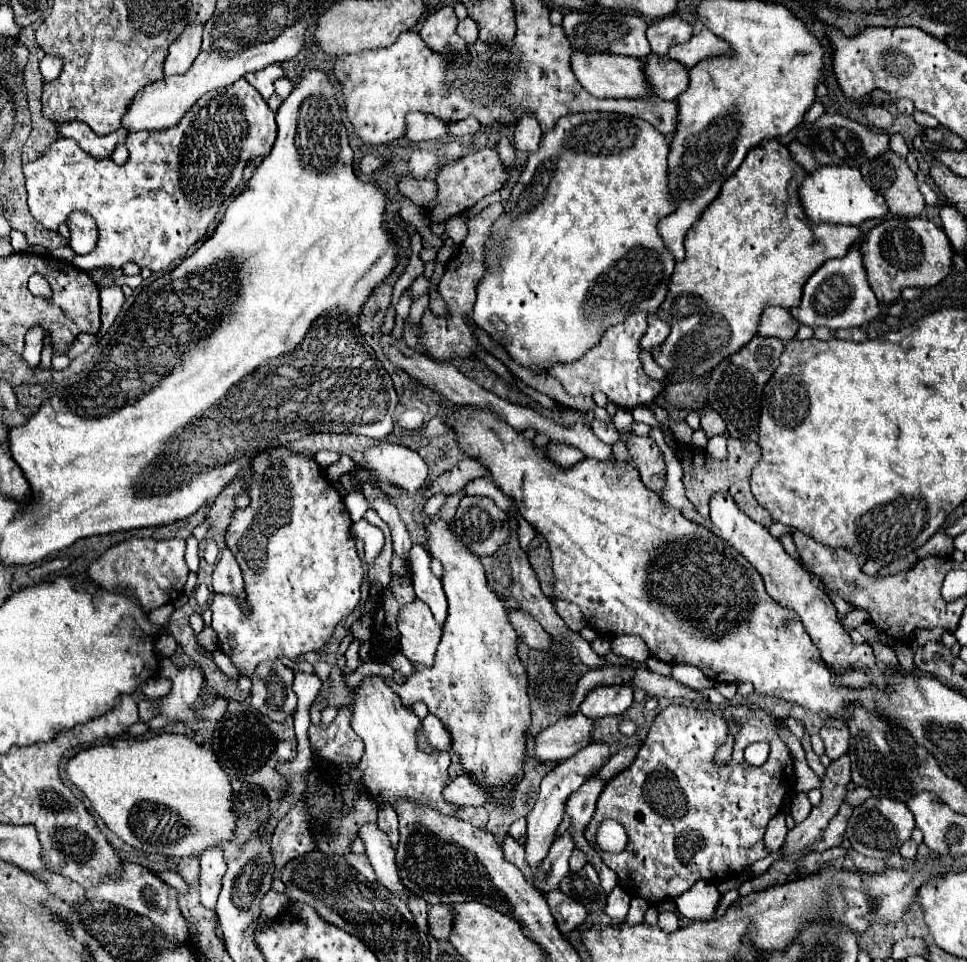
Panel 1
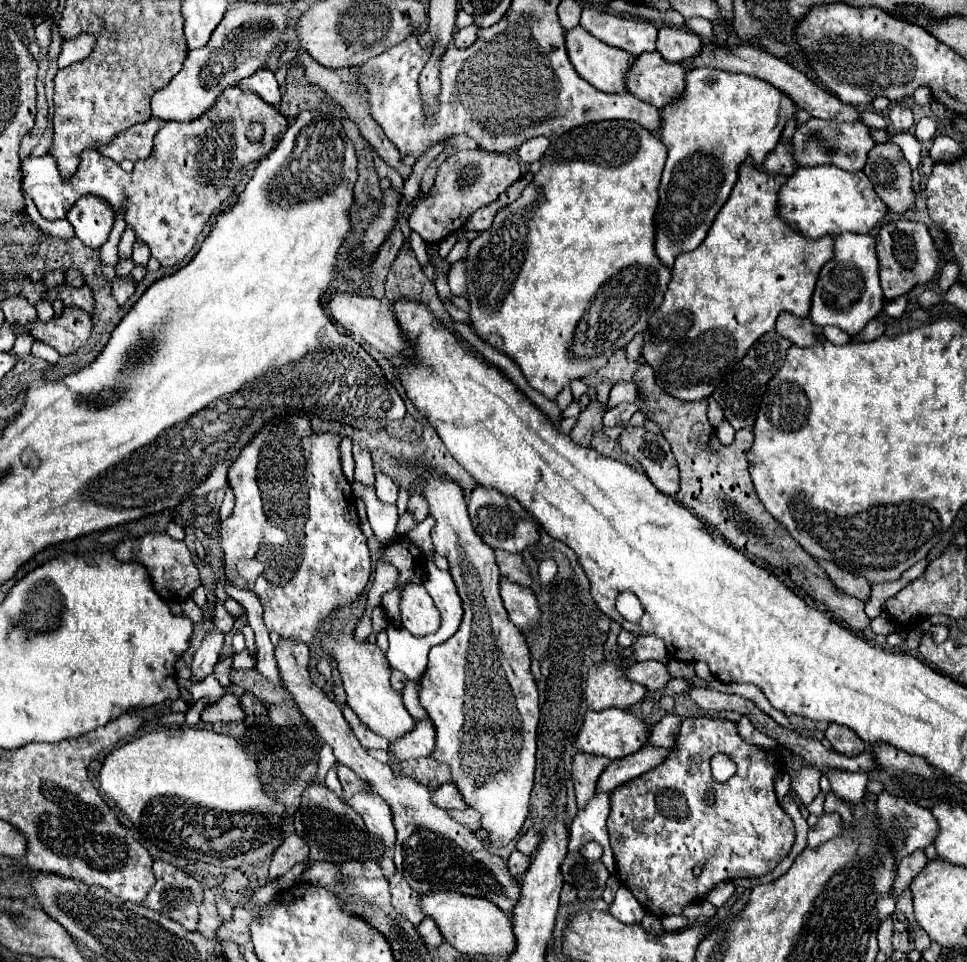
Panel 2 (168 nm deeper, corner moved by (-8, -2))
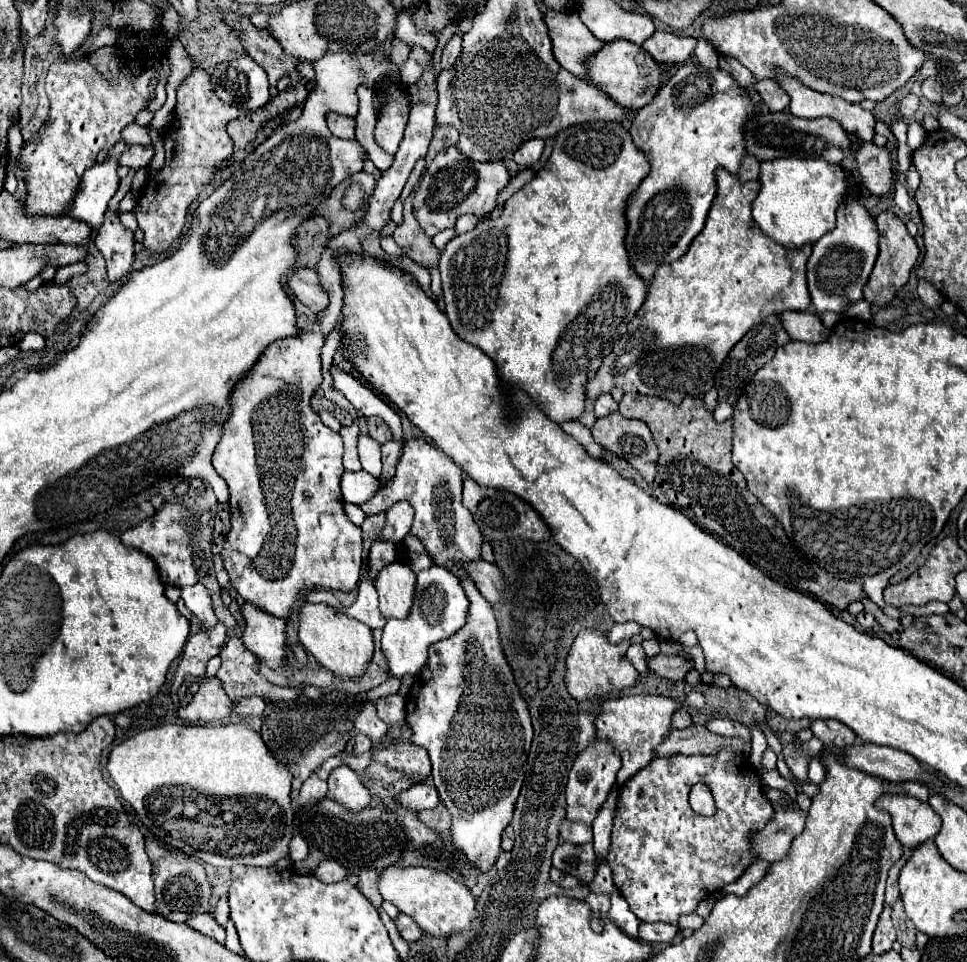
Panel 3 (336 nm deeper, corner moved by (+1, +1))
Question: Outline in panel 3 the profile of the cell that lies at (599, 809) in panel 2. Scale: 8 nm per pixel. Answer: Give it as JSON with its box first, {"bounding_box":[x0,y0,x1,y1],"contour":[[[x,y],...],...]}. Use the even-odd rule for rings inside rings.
{"bounding_box":[566,741,620,825],"contour":[[[594,741],[586,751],[582,751],[582,755],[574,761],[570,779],[566,783],[566,819],[572,823],[582,821],[586,825],[592,825],[592,821],[600,813],[606,797],[610,795],[616,783],[618,769],[620,769],[620,757],[608,743]]]}

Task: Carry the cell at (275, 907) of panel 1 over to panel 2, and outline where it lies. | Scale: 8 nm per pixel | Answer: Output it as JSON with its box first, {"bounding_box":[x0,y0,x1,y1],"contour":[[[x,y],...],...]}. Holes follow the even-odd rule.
{"bounding_box":[215,906,259,946],"contour":[[[255,906],[251,912],[247,912],[243,908],[235,908],[233,918],[217,928],[217,932],[215,932],[217,940],[229,940],[229,942],[235,942],[237,946],[243,946],[245,942],[249,942],[251,940],[249,924],[257,918],[257,908],[259,906]]]}

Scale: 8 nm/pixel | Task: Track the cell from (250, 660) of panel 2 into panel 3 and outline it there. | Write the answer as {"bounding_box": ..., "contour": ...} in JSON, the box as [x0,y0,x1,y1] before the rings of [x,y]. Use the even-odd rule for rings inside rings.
{"bounding_box":[216,637,304,701],"contour":[[[240,637],[228,639],[228,643],[220,651],[222,665],[216,673],[216,679],[222,681],[226,695],[236,701],[240,697],[258,695],[264,699],[296,699],[304,687],[274,687],[266,679],[258,675],[260,661],[242,645]]]}

